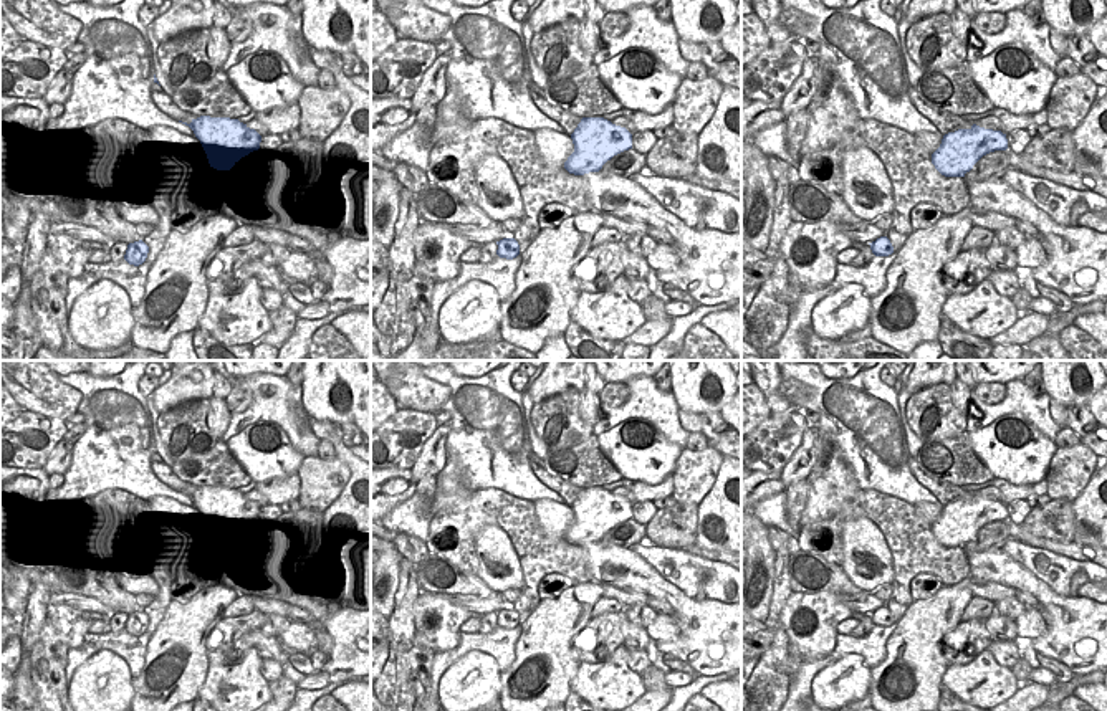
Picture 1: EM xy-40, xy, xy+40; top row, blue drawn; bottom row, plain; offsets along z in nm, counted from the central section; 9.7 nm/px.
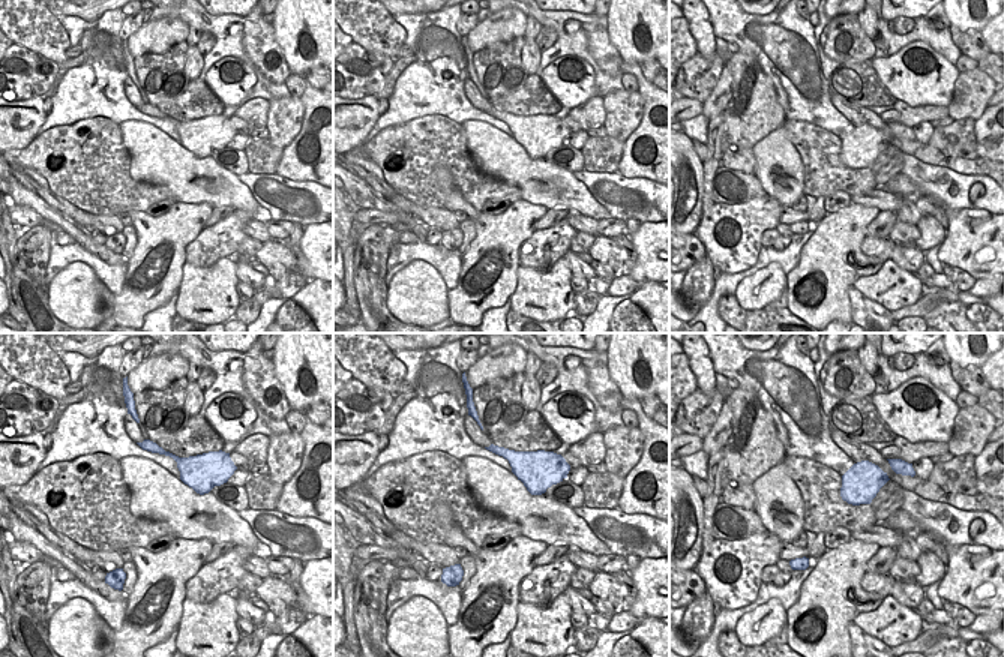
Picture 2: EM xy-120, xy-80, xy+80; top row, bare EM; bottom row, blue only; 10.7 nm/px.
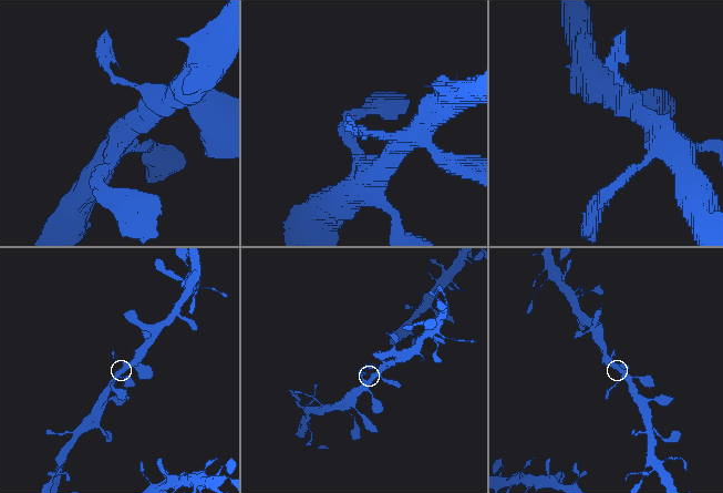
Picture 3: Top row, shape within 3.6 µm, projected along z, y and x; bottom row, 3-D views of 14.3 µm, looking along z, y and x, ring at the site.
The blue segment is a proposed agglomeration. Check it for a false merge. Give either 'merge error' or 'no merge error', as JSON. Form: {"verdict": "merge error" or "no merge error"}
{"verdict": "no merge error"}

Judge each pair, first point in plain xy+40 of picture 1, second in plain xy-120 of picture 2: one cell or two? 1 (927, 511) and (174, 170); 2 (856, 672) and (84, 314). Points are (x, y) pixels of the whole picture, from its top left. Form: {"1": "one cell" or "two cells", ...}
{"1": "one cell", "2": "one cell"}

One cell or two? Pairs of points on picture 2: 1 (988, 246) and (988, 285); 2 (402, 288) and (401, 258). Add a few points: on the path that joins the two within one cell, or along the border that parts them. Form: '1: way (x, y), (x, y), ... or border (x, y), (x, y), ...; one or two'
1: border (988, 278), (977, 281); two
2: border (437, 269), (425, 261), (413, 260), (387, 282); two

